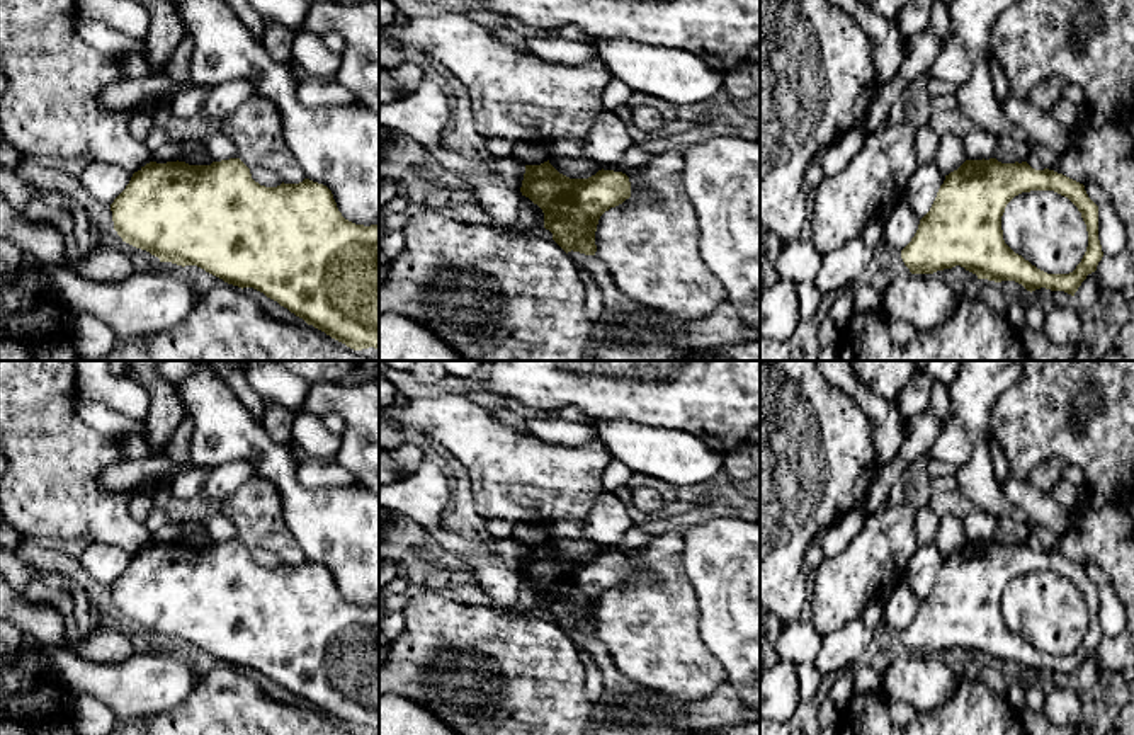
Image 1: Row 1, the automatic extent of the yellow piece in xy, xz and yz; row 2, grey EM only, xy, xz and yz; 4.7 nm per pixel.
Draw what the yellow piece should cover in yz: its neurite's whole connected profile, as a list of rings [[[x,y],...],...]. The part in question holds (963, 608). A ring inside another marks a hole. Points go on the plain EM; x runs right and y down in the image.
[[[996,539],[966,541],[957,551],[945,556],[930,592],[920,601],[911,623],[901,631],[901,640],[911,655],[933,655],[955,647],[995,664],[1015,662],[1027,672],[1040,669],[1064,672],[1071,677],[1088,655],[1097,652],[1103,633],[1098,621],[1098,587],[1088,578],[1085,567],[1054,551],[1035,551],[1027,543],[1001,544]],[[1054,572],[1068,578],[1081,594],[1088,612],[1088,628],[1069,655],[1047,655],[1022,636],[1015,635],[1003,621],[1001,597],[1006,585],[1022,573]]]

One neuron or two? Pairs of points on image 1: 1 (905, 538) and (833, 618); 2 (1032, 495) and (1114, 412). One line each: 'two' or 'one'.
1: one
2: two

